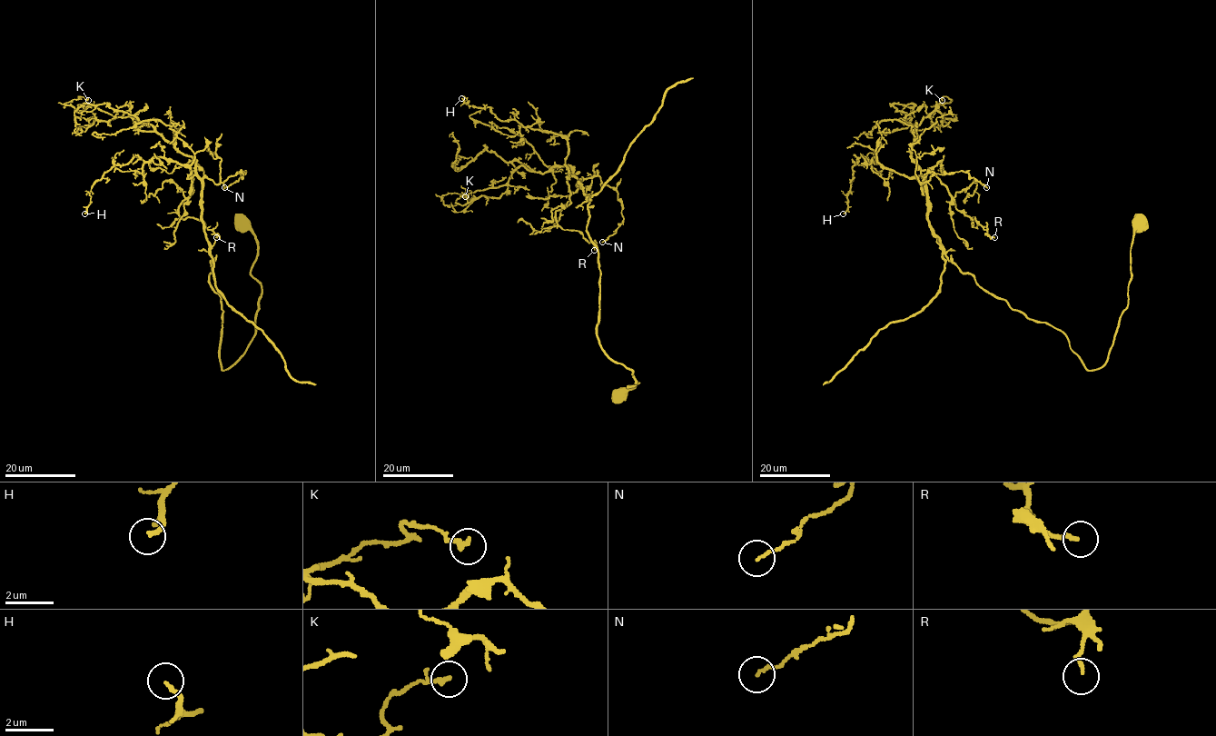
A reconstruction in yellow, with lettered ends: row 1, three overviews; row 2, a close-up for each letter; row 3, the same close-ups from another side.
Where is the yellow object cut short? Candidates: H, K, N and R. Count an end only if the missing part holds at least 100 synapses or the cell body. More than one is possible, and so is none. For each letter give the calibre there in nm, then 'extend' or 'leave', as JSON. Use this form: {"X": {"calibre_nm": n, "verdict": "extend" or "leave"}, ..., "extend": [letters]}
{"H": {"calibre_nm": 180, "verdict": "leave"}, "K": {"calibre_nm": 150, "verdict": "leave"}, "N": {"calibre_nm": 110, "verdict": "leave"}, "R": {"calibre_nm": 150, "verdict": "leave"}, "extend": []}

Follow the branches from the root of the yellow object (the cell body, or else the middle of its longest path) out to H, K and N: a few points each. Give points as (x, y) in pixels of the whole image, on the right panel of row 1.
H: (1140, 220), (1128, 307), (1107, 361), (1089, 371), (1061, 331), (946, 257), (920, 175), (865, 156), (843, 213)
K: (1140, 220), (1128, 307), (1107, 361), (1089, 371), (1061, 331), (946, 257), (910, 131), (951, 101), (942, 100)
N: (1140, 220), (1128, 307), (1107, 361), (1089, 371), (1061, 331), (946, 257), (921, 183), (962, 171), (986, 187)

